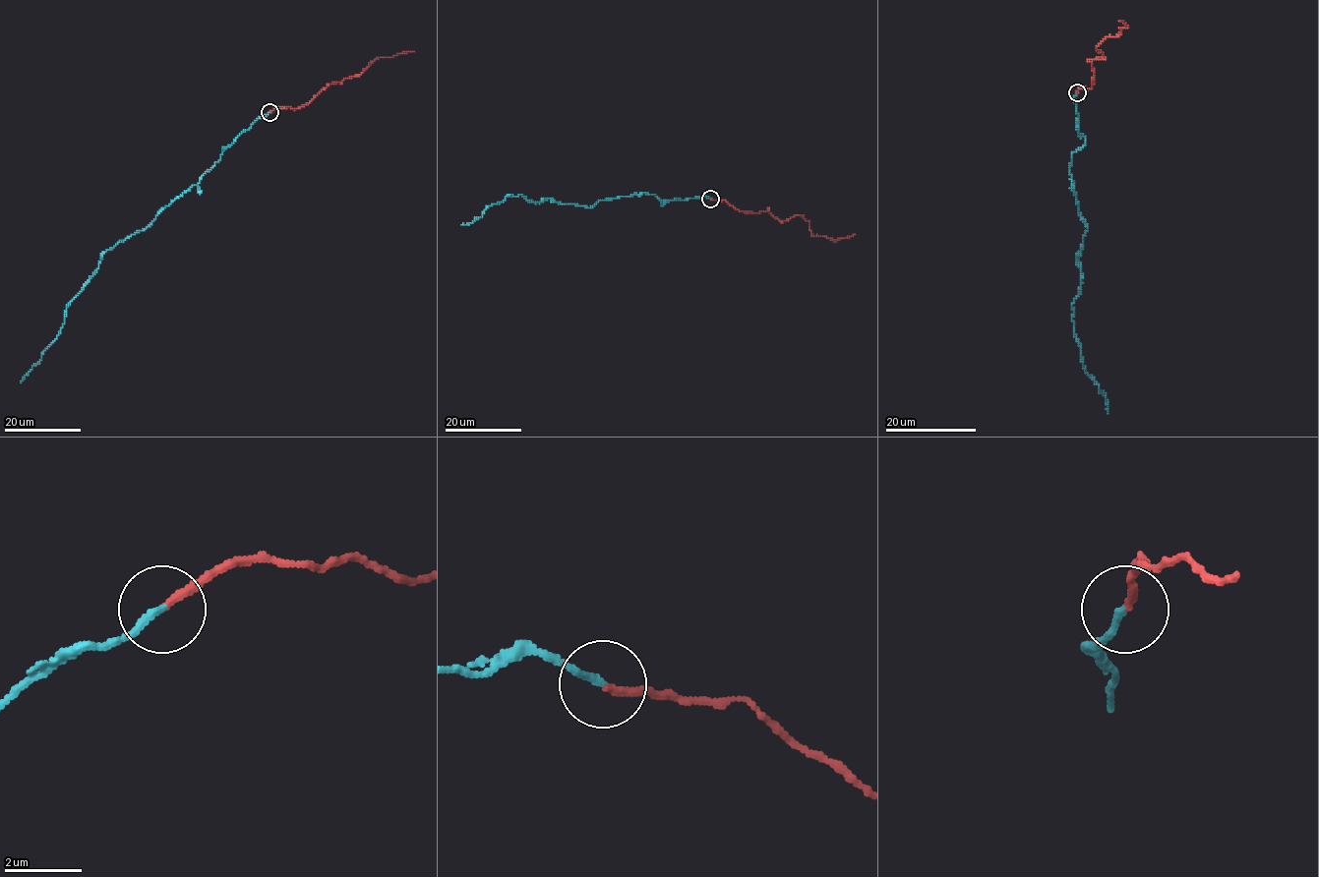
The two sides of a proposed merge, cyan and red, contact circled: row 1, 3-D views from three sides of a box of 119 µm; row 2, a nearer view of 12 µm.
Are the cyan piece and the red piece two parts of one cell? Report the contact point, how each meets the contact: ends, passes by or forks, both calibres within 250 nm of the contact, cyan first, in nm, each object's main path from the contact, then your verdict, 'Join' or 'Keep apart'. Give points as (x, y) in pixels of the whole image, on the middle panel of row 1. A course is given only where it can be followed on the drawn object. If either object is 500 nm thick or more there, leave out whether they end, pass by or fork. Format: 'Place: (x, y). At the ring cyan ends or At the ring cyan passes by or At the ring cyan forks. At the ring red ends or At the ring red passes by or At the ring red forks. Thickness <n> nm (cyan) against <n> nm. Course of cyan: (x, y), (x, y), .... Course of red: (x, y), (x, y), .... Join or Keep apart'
Place: (710, 199). At the ring cyan ends. At the ring red ends. Thickness 190 nm (cyan) against 200 nm. Course of cyan: (711, 199), (671, 200), (662, 206), (655, 195), (639, 193), (599, 200), (588, 207), (509, 195), (460, 225). Course of red: (711, 199), (745, 211), (768, 210), (782, 221), (802, 215), (810, 233), (835, 241), (855, 235). Join

